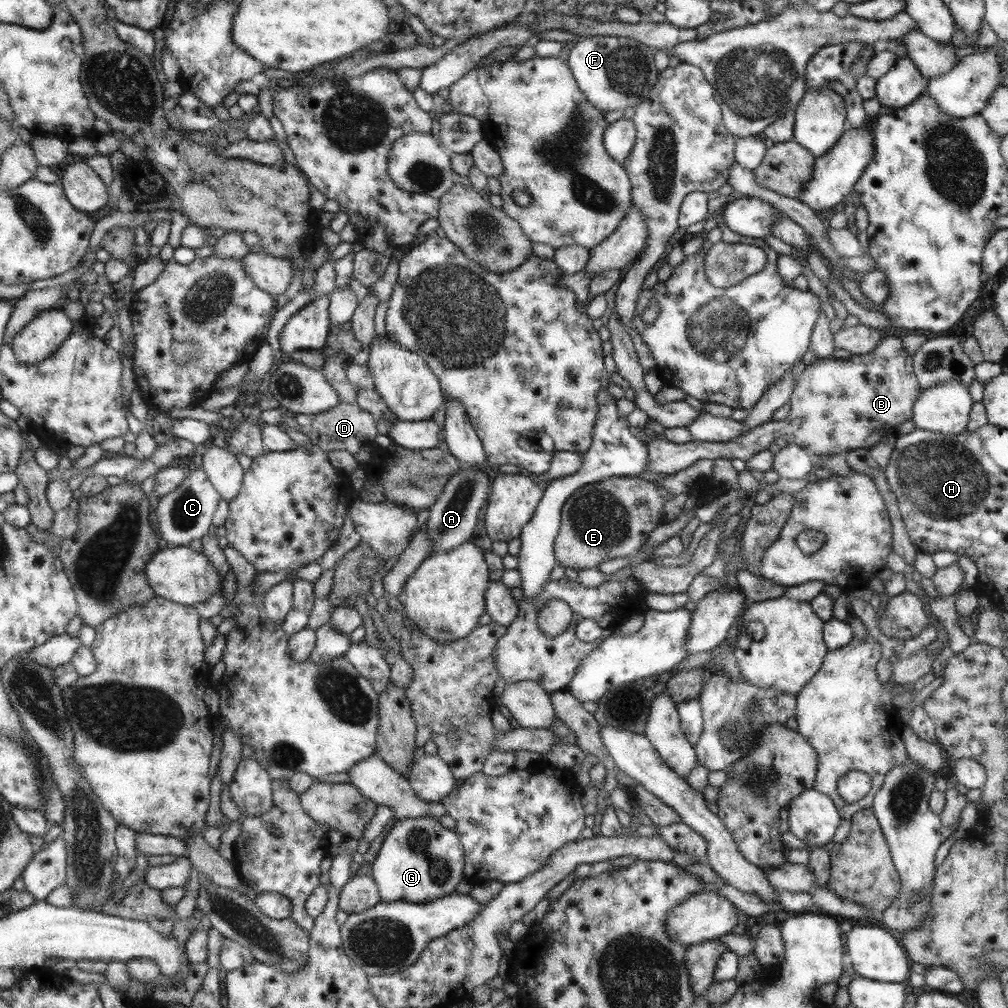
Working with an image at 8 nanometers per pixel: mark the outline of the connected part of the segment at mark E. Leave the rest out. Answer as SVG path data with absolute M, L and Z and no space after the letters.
M607 477L577 487L563 502L560 525L553 539L554 559L559 568L596 568L618 556L634 556L649 532L661 522L661 508L670 495L651 480L639 477Z

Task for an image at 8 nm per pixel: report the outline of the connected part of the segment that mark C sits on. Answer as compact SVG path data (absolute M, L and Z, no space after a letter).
M197 462L191 464L190 476L183 480L178 489L167 494L167 496L154 500L155 506L152 518L154 519L155 529L164 545L171 547L185 546L194 538L202 539L213 526L213 516L215 516L215 510L217 510L221 499L222 496L208 477L207 471L201 468Z

